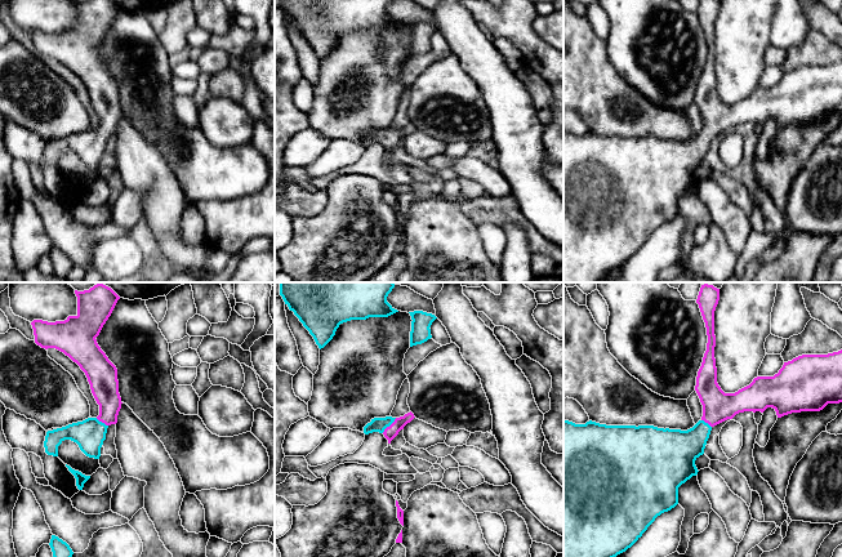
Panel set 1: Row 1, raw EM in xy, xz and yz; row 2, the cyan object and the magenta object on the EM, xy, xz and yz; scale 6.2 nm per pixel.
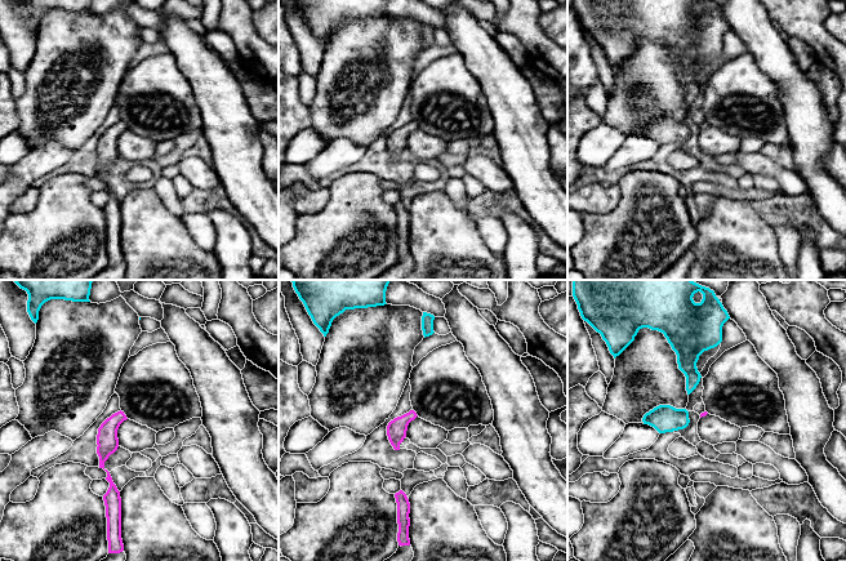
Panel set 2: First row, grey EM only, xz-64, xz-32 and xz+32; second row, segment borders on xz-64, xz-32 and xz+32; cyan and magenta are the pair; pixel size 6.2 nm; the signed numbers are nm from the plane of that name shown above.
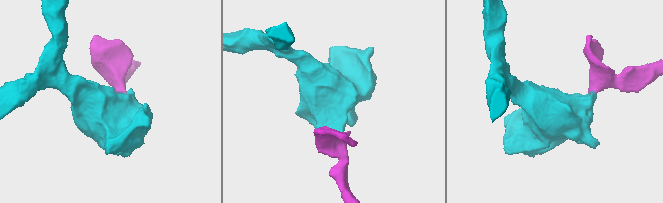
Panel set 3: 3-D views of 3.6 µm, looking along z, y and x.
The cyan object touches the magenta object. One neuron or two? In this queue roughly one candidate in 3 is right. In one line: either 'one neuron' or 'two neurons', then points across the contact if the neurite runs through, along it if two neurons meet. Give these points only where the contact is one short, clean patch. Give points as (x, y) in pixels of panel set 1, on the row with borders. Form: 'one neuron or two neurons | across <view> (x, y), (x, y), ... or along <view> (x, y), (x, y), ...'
one neuron | across xz (378, 424), (388, 426), (392, 431)

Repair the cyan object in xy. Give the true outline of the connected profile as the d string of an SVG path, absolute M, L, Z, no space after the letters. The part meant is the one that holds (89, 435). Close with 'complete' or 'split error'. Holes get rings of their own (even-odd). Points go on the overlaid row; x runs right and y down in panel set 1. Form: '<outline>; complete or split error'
M103 284L84 291L75 290L75 294L76 316L55 322L34 320L31 325L37 346L63 352L85 373L99 405L99 415L48 431L44 447L48 455L58 456L58 446L64 440L71 440L86 456L99 459L107 428L117 423L122 402L119 393L117 369L101 349L95 338L120 297Z; split error

